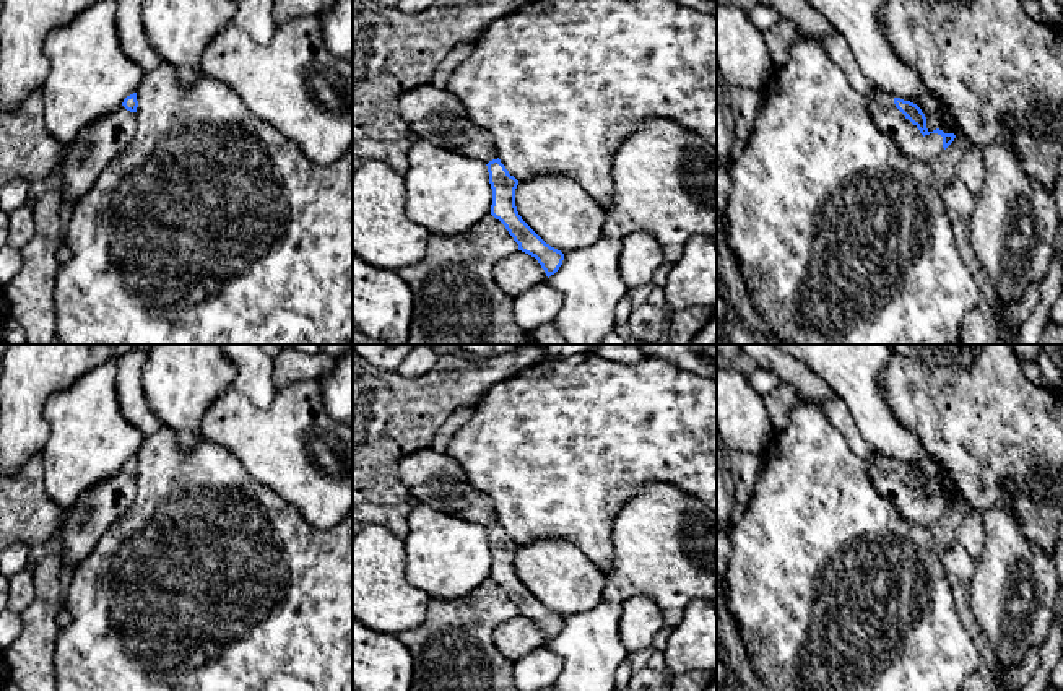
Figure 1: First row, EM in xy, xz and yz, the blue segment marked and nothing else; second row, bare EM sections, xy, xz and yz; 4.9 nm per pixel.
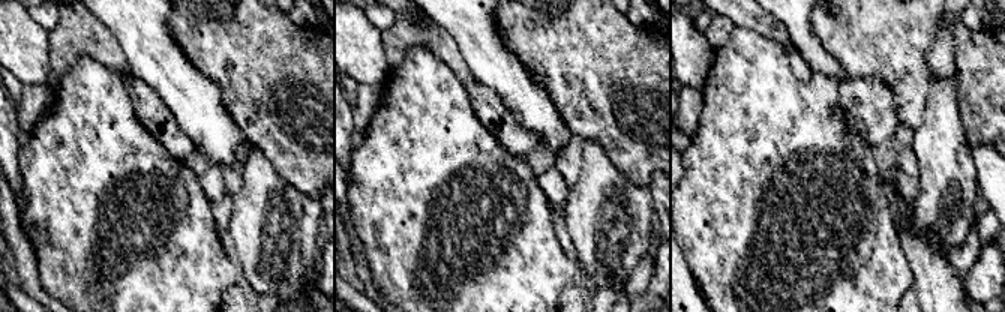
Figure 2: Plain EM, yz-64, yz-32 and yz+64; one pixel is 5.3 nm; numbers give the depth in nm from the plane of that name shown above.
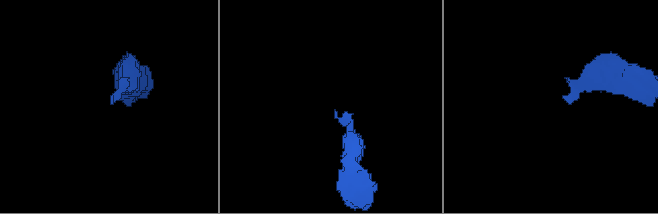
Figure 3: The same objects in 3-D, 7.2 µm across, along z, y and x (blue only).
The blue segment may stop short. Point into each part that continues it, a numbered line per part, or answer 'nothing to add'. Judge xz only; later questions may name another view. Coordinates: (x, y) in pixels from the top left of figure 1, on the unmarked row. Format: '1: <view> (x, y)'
1: xz (434, 478)

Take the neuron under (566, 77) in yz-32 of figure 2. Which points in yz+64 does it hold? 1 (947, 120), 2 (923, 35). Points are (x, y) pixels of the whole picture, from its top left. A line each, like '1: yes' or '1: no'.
1: no
2: yes

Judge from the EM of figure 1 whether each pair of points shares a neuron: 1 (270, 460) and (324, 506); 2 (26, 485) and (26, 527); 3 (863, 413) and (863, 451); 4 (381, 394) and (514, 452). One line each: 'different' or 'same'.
1: same
2: same
3: different
4: different

